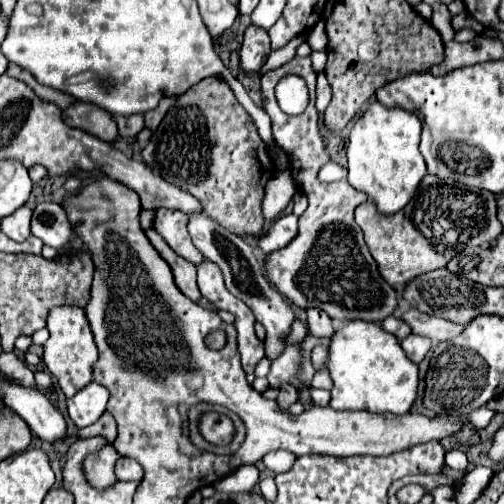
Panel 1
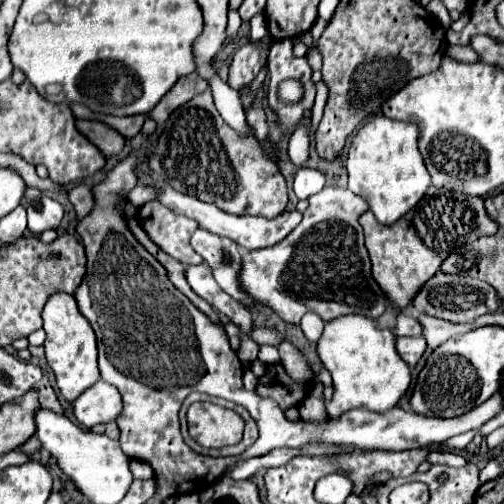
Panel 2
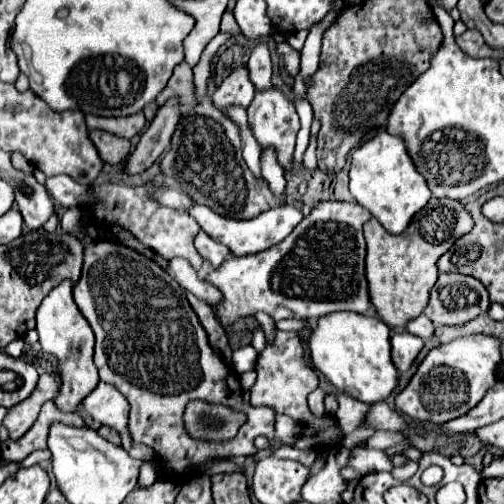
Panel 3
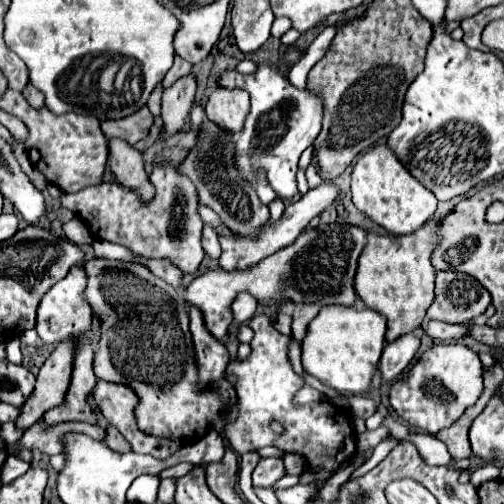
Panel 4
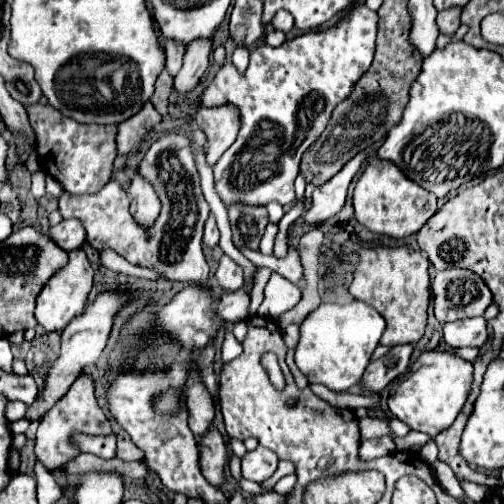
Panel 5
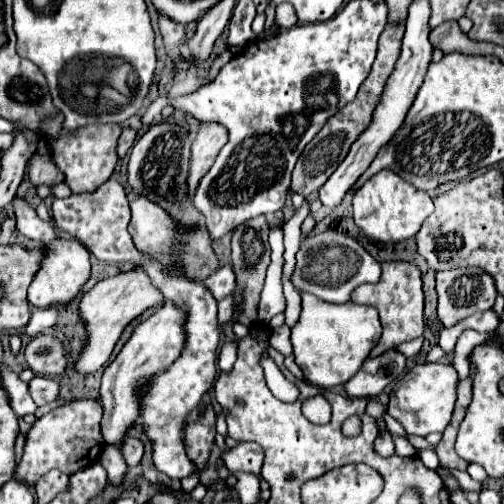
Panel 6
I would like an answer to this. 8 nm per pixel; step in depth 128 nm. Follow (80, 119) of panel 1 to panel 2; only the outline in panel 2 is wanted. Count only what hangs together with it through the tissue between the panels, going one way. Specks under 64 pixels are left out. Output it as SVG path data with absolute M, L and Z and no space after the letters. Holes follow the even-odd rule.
M78 120L76 128L80 128L80 132L98 146L98 150L110 158L122 152L124 148L124 136L120 136L116 130L108 128L106 124L100 122L92 122L92 120Z

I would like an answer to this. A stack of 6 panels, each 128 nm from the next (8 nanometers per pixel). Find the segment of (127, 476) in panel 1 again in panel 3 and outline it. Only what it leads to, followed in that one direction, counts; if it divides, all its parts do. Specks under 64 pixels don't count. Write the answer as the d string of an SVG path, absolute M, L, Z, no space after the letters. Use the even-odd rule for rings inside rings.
M144 462L144 468L140 470L140 478L138 478L138 486L140 488L150 488L154 482L156 482L156 472L154 472L154 468L152 468L152 464L150 462Z

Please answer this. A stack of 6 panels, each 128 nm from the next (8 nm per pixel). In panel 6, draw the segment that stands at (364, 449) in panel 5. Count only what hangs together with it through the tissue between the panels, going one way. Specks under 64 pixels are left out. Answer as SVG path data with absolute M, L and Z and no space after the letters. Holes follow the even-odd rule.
M388 431L380 433L374 442L374 448L382 456L394 454L394 443Z

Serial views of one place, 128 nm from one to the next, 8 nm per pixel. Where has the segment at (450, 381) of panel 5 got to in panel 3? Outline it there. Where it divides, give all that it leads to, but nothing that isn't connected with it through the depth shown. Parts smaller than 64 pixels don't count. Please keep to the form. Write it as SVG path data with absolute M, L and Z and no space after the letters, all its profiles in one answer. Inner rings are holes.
M468 336L432 348L406 388L396 396L396 410L416 422L446 424L474 408L488 388L496 384L496 364L500 362L500 342L490 336Z

